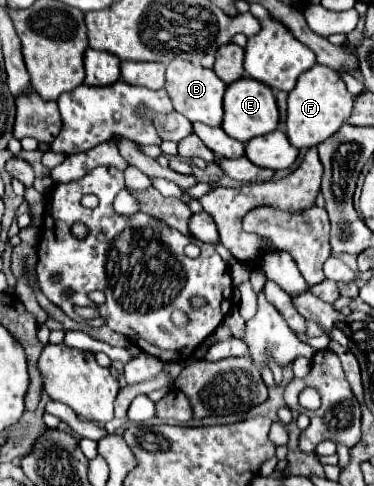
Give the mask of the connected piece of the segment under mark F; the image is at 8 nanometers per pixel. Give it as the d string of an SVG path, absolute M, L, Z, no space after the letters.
M314 65L304 75L300 75L296 87L288 93L286 135L290 143L298 149L302 147L308 149L308 147L316 147L318 143L326 141L348 119L352 111L352 103L354 103L354 97L348 93L338 71L324 67L324 65Z

